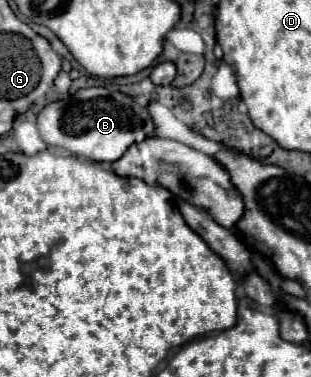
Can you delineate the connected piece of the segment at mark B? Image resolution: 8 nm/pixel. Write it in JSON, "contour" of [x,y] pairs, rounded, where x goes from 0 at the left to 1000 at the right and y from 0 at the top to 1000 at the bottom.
{"contour":[[[286,231],[248,241],[228,263],[170,268],[119,305],[119,342],[151,385],[203,390],[248,416],[293,427],[376,427],[421,379],[447,379],[498,353],[492,316],[415,252],[350,241],[338,231]]]}

